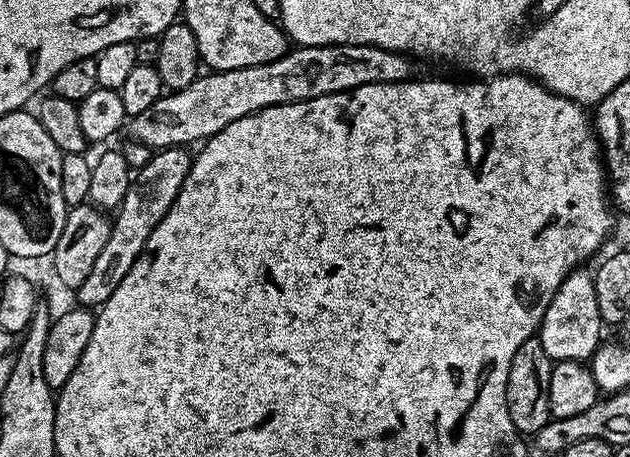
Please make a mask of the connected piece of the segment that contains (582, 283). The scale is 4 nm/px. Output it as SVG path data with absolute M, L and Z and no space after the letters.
M578 267L569 272L566 279L563 280L562 286L559 287L554 298L546 308L546 314L537 331L537 339L542 342L542 348L546 351L548 357L553 362L579 360L581 362L591 359L603 341L602 330L604 323L598 310L597 291L594 288L595 277L593 273L585 267Z

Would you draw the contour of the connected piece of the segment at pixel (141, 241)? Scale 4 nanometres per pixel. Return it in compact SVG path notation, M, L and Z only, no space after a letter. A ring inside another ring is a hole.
M187 147L162 148L151 153L152 156L139 169L135 169L132 185L126 190L126 198L122 198L119 208L111 217L112 229L110 238L106 238L106 246L102 246L102 254L94 261L86 282L74 289L75 303L89 310L99 309L118 290L122 278L130 274L130 266L138 262L138 254L146 246L150 234L154 234L154 226L166 218L166 210L174 206L174 198L178 198L178 190L182 190L182 182L186 182L186 174L190 174L193 153Z

